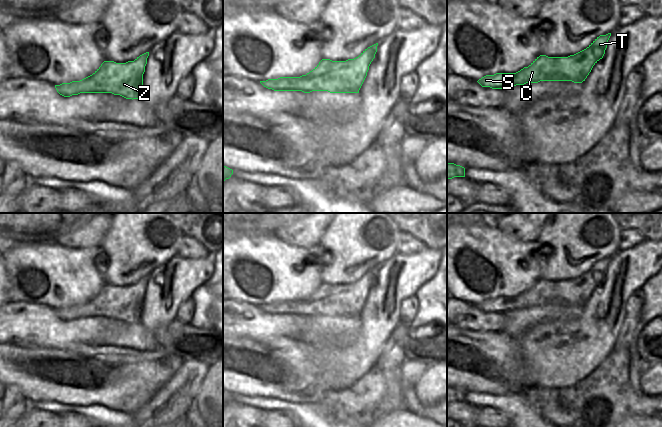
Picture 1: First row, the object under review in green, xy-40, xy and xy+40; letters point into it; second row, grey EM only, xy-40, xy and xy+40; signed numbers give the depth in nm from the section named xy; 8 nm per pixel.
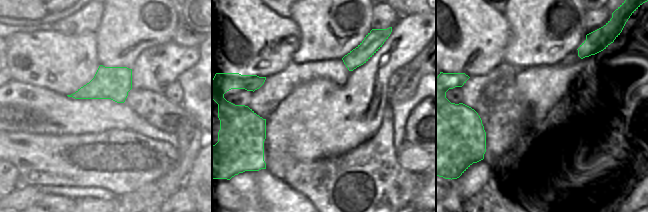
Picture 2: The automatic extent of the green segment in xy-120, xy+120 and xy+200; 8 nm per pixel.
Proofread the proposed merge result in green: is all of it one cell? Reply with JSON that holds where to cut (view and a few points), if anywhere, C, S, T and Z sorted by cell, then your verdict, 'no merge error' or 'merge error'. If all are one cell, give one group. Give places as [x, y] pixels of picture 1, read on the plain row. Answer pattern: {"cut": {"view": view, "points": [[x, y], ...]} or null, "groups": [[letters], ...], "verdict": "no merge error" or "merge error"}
{"cut": null, "groups": [["C", "S", "T", "Z"]], "verdict": "no merge error"}

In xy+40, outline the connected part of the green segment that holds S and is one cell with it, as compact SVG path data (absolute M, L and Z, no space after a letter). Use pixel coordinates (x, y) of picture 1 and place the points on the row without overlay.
M611 257L600 259L586 273L574 279L568 281L548 281L546 279L540 279L528 291L524 291L516 297L496 297L494 299L486 299L477 306L482 311L503 314L516 309L538 307L540 305L572 305L574 307L582 307L591 296L593 290L603 282L610 260Z

